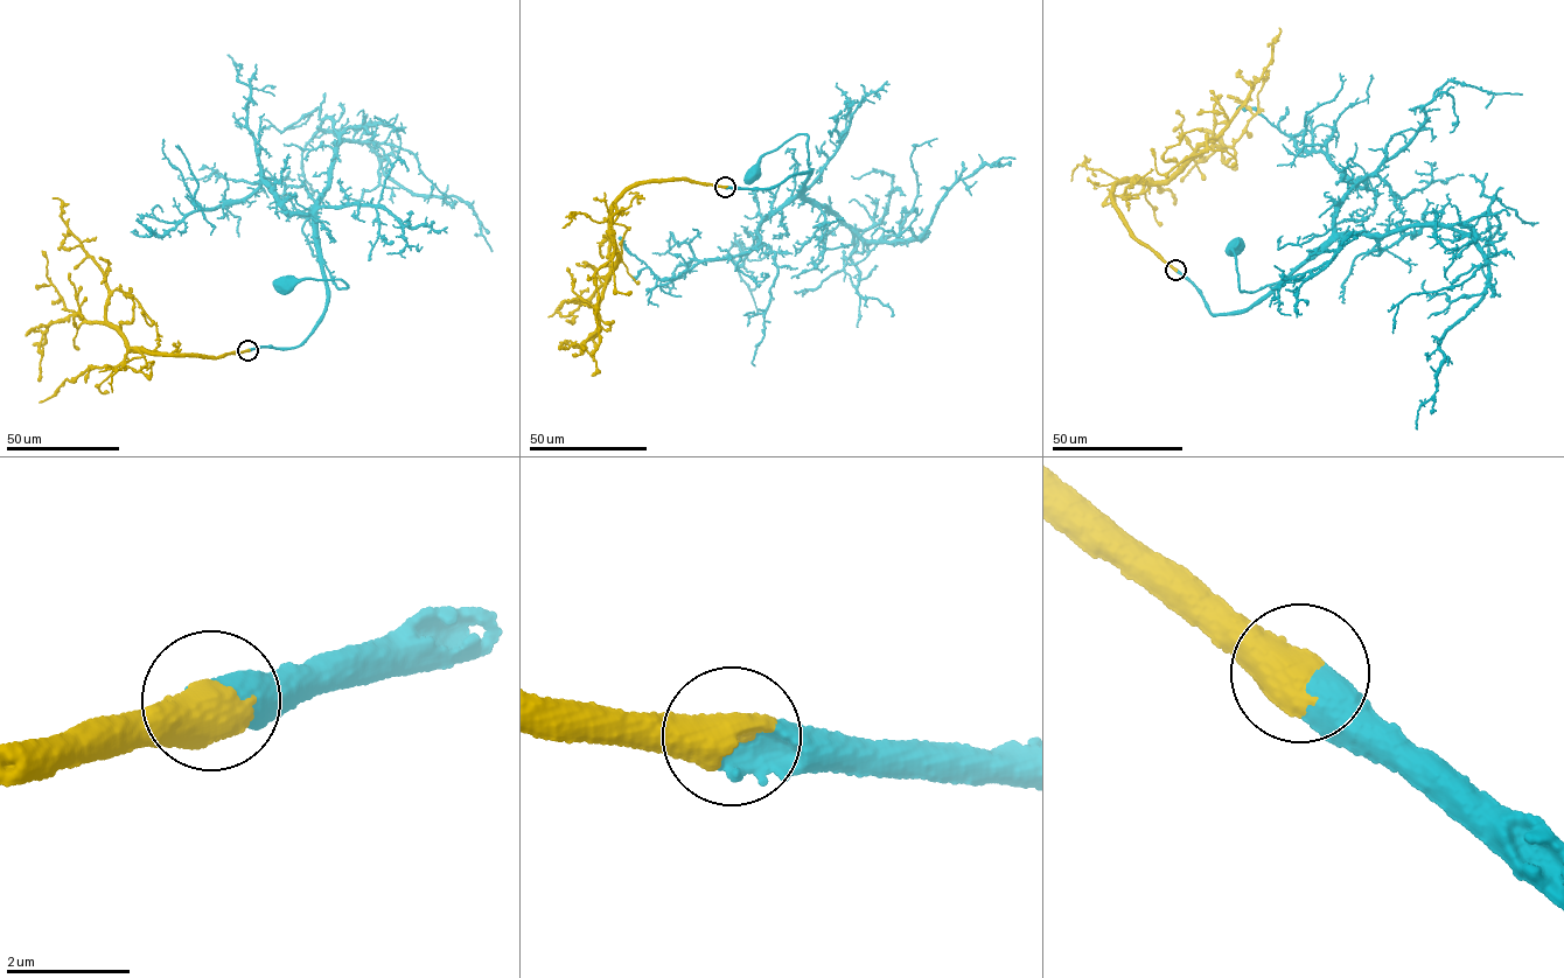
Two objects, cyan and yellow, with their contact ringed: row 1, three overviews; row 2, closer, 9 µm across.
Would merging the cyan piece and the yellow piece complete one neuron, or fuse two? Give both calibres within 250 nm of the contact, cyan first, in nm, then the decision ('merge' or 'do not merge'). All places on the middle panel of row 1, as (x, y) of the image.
calibres 500 and 700 nm; merge

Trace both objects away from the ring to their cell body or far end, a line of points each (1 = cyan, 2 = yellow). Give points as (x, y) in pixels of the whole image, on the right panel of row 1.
1: (1175, 270), (1199, 291), (1212, 314), (1235, 314), (1291, 274), (1256, 291), (1240, 291), (1231, 251), (1235, 249)
2: (1175, 270), (1131, 233), (1110, 197), (1117, 184), (1168, 179), (1194, 149), (1215, 138), (1261, 79), (1279, 28)

